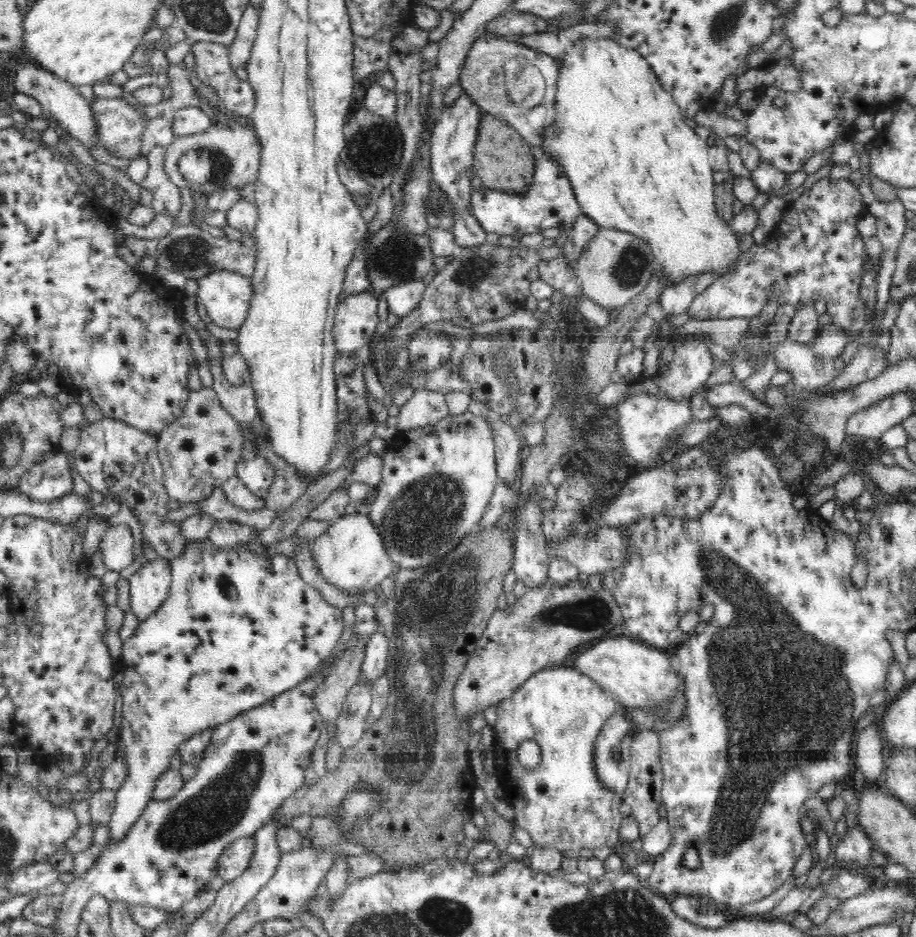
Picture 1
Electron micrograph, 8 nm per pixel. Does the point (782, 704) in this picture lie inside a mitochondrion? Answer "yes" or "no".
yes

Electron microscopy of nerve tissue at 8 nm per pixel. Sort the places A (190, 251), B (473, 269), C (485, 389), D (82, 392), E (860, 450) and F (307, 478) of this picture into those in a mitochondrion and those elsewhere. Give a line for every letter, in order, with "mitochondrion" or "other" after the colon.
A: mitochondrion
B: mitochondrion
C: other
D: other
E: other
F: other

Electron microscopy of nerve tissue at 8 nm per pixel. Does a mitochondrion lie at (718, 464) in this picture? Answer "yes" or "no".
no

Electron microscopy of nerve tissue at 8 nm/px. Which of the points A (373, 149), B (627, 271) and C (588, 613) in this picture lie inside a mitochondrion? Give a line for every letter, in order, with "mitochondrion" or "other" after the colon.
A: mitochondrion
B: mitochondrion
C: mitochondrion

